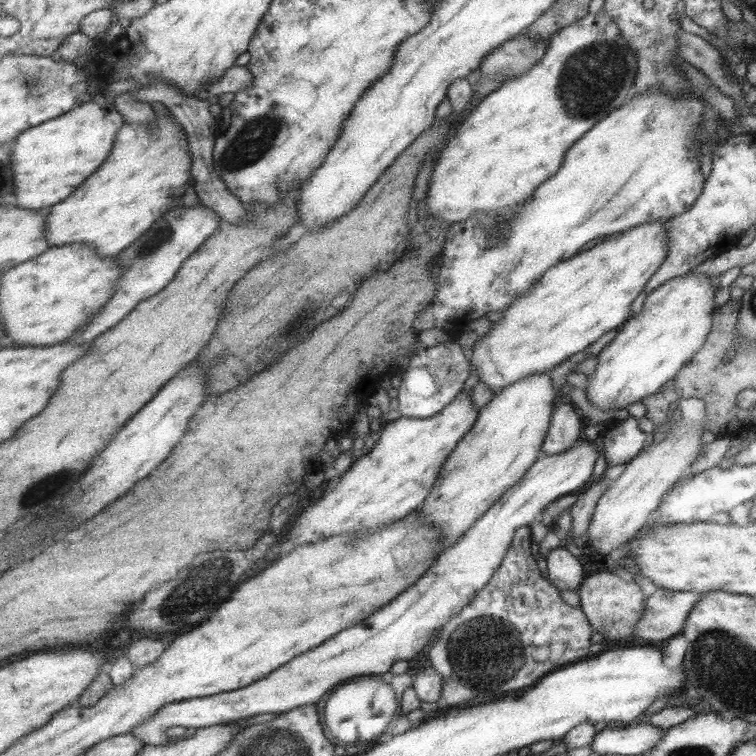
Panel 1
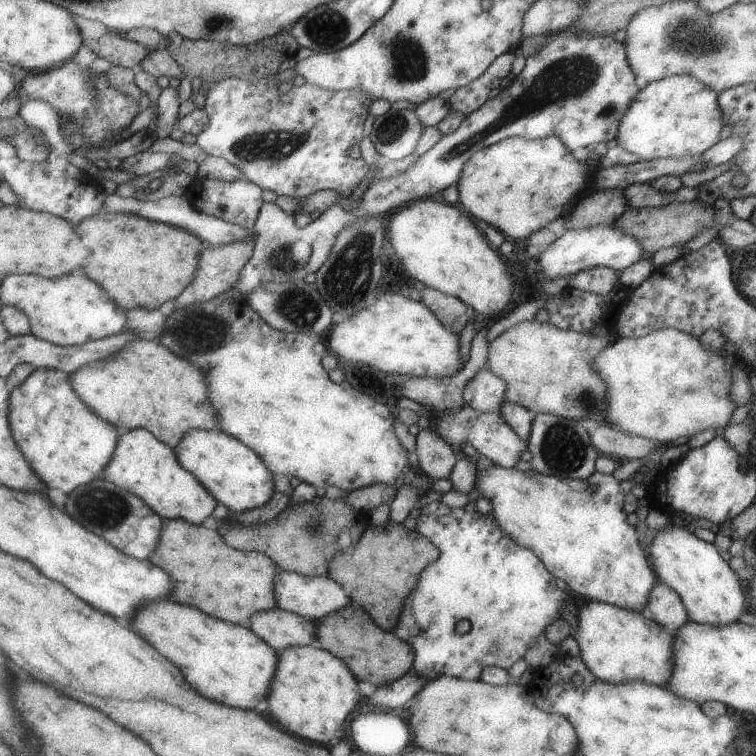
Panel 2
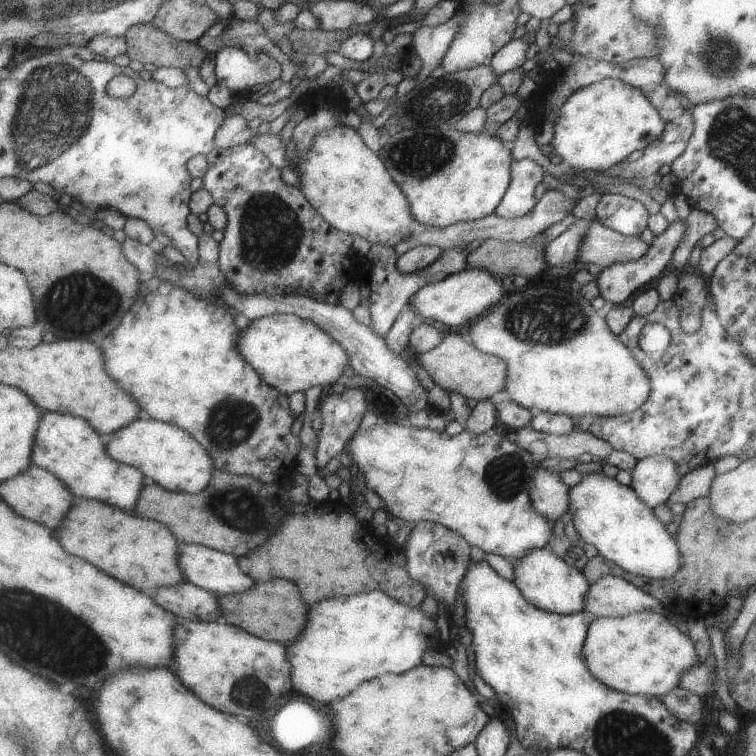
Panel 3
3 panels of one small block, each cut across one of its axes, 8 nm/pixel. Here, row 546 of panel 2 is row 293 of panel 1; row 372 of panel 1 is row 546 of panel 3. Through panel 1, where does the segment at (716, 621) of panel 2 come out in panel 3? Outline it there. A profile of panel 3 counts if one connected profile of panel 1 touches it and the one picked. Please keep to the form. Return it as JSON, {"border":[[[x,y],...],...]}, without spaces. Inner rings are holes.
{"border":[[[603,471],[581,475],[577,484],[568,487],[568,510],[581,540],[596,548],[603,558],[631,574],[657,580],[670,578],[683,563],[684,557],[679,554],[674,537],[653,515],[652,509],[639,500],[629,485],[620,484],[615,477],[607,477]]]}

